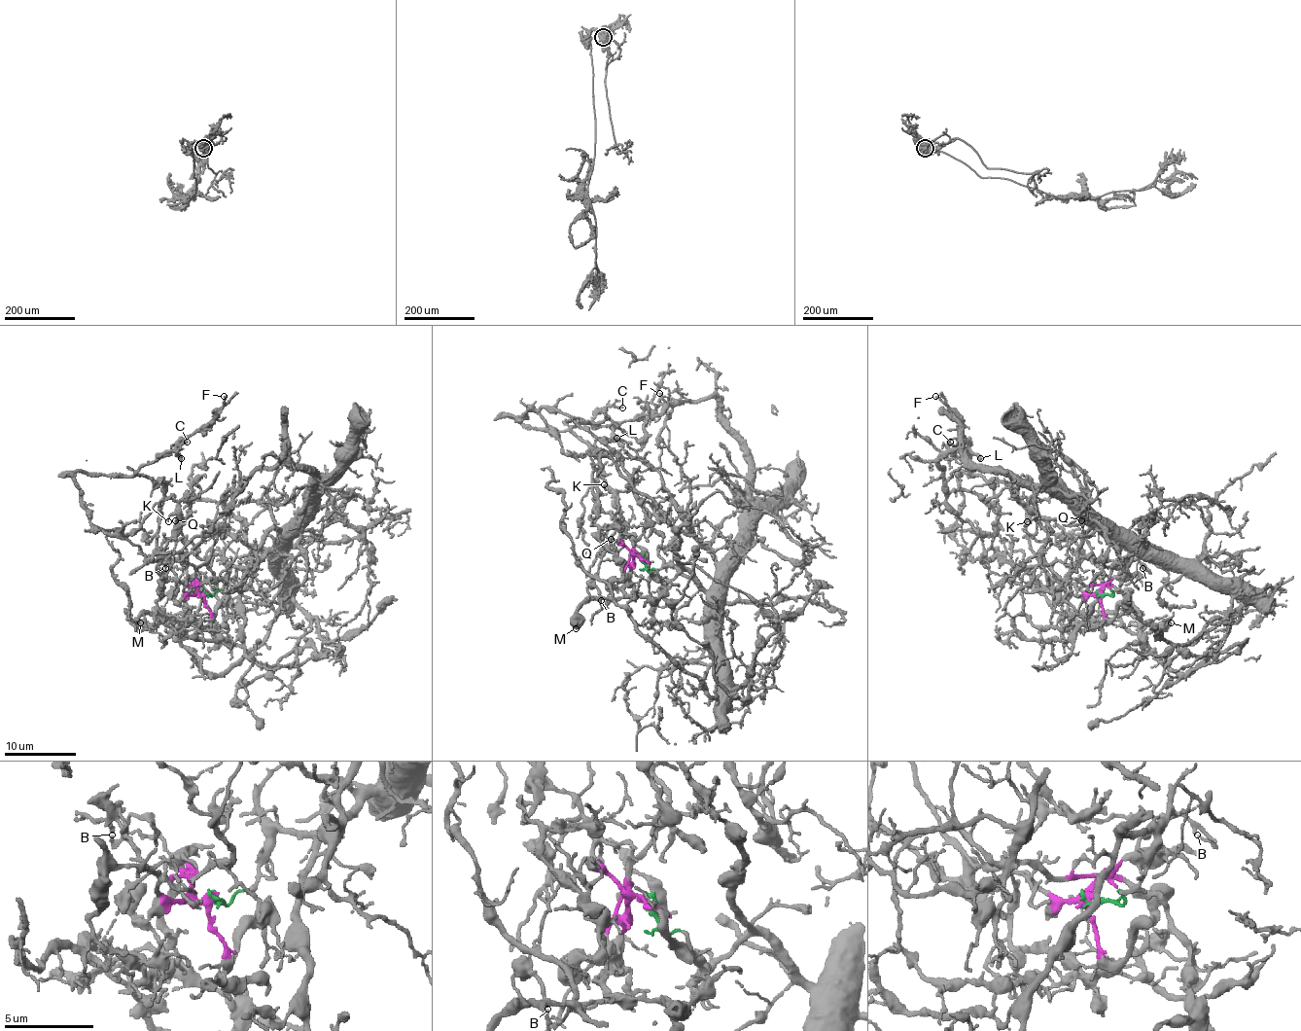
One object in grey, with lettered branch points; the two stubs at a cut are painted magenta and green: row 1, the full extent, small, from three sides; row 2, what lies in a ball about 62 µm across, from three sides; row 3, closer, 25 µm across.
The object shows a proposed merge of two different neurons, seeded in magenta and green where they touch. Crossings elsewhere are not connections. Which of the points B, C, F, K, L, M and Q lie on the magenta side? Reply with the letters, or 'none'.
B, C, F, K, L, M, Q

